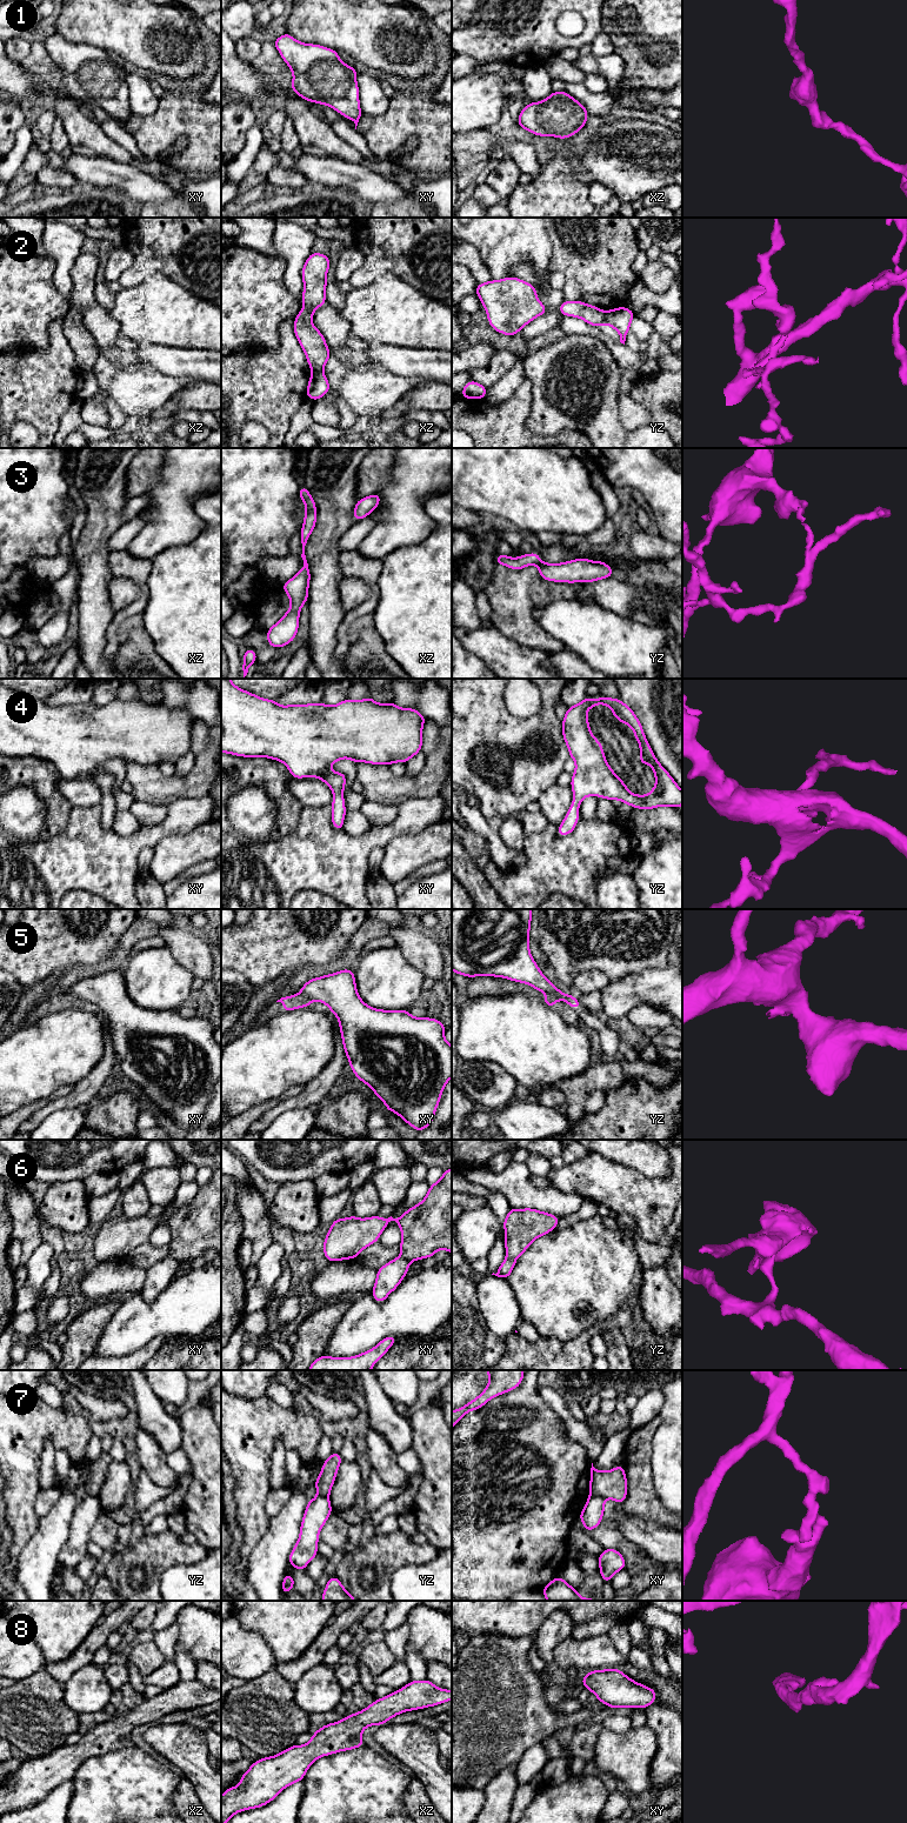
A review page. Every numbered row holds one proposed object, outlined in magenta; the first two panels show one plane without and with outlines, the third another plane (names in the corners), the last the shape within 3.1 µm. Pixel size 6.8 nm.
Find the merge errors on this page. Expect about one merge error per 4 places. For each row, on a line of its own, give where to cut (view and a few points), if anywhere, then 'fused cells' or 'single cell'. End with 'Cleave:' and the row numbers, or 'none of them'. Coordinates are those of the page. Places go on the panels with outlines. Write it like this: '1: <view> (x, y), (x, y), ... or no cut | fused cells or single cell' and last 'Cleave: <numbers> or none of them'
1: no cut | single cell
2: yz (606, 312), (605, 321) | fused cells
3: no cut | single cell
4: no cut | single cell
5: xy (300, 993), (312, 999) | fused cells
6: yz (506, 1256), (515, 1260) | fused cells
7: xy (591, 1494), (604, 1498) | fused cells
8: no cut | single cell
Cleave: 2, 5, 6, 7

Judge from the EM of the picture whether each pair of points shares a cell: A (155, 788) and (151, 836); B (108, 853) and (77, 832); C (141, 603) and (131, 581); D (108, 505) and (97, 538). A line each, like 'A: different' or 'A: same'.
A: different
B: same
C: different
D: same

